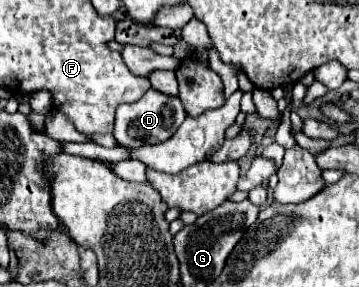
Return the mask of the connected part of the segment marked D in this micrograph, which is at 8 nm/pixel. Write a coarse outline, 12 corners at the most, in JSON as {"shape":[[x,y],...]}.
{"shape":[[148,89],[116,109],[120,145],[168,141],[186,119],[178,97]]}

